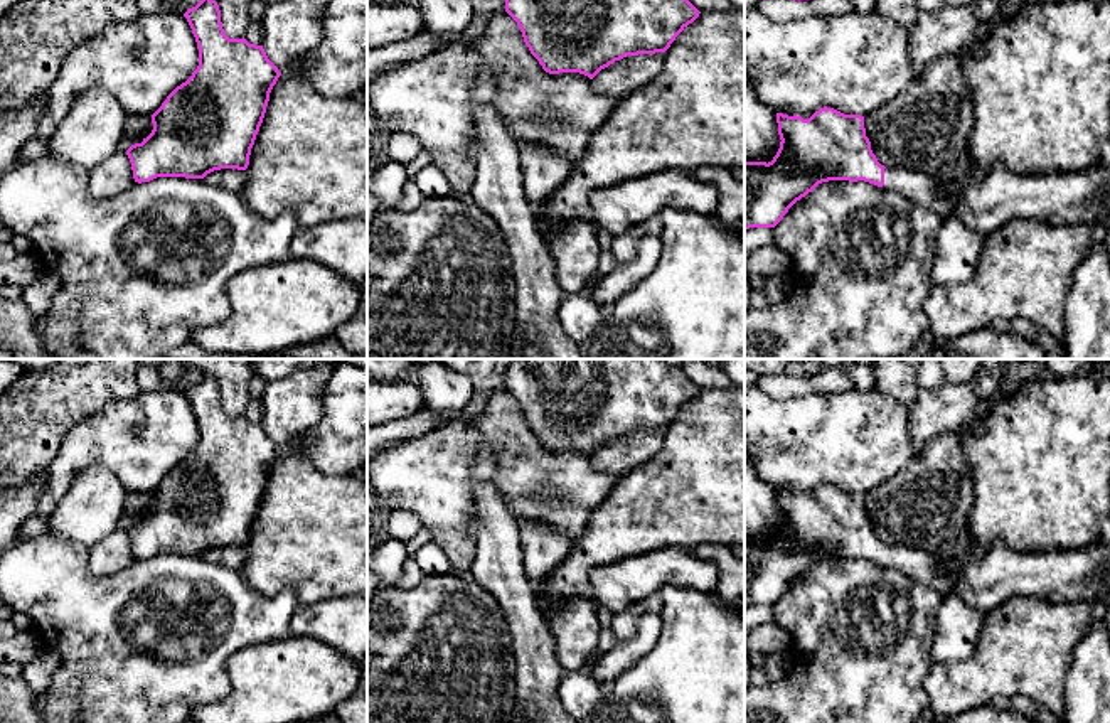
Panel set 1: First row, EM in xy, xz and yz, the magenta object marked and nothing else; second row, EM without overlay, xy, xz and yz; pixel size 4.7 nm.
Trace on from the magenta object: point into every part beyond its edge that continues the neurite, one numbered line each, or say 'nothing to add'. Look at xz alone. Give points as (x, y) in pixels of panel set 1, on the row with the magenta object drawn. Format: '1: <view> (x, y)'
nothing to add

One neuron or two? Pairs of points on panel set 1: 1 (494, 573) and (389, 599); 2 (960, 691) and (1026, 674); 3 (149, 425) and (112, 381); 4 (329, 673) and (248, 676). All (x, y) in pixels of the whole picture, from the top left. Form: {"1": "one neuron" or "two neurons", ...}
{"1": "two neurons", "2": "one neuron", "3": "two neurons", "4": "one neuron"}

